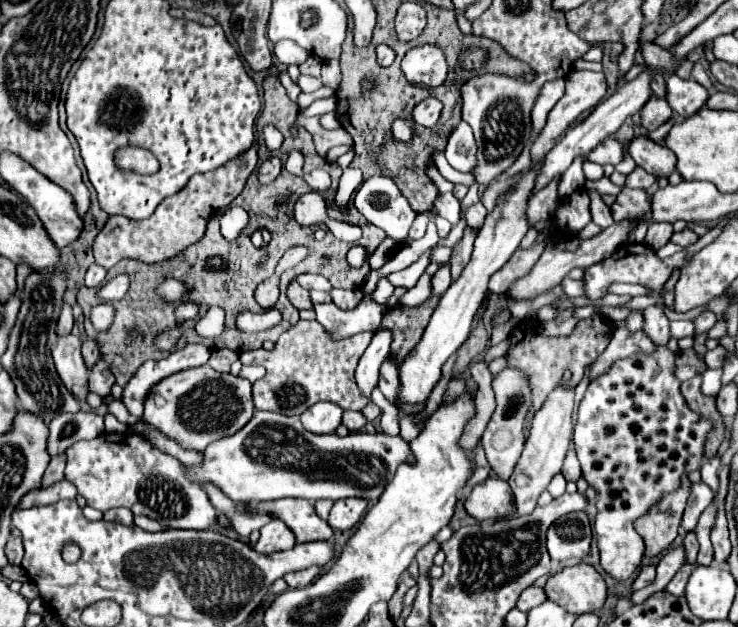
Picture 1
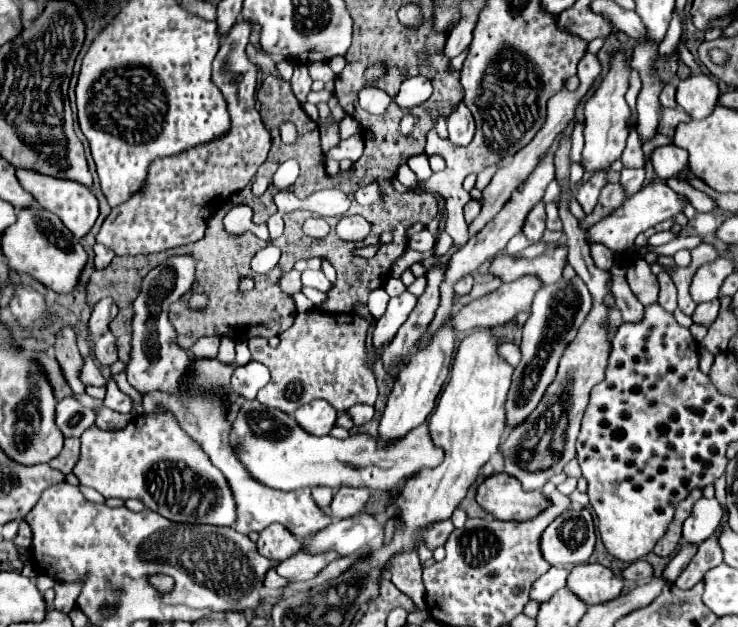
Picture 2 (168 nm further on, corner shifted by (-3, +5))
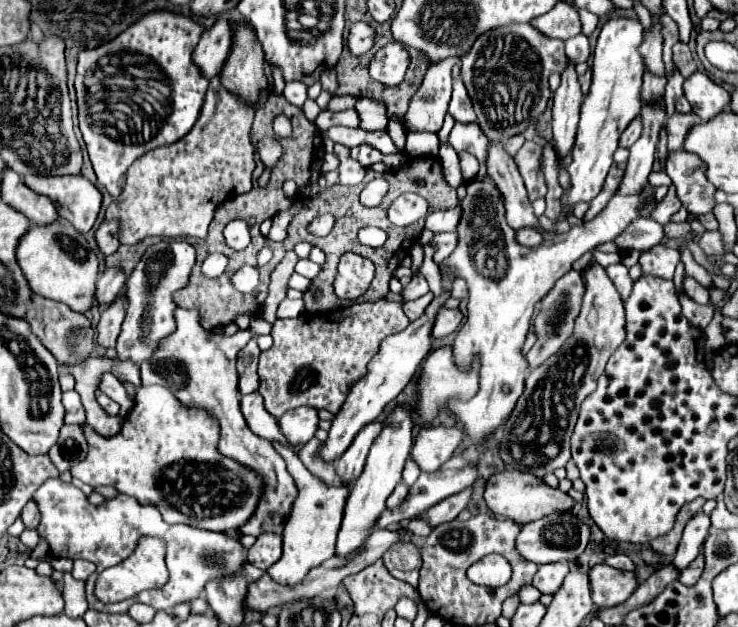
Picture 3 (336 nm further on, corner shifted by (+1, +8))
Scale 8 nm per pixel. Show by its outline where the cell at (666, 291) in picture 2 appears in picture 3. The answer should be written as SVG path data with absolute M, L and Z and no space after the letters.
M658 244L658 248L648 250L640 256L640 266L642 266L642 276L650 274L656 278L672 280L674 268L680 262L680 252L676 248L670 248L666 244Z

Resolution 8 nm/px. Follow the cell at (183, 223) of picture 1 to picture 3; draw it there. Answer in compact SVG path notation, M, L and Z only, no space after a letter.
M220 74L210 80L210 88L206 92L204 112L196 122L196 128L184 140L178 140L170 146L154 148L146 152L128 168L126 184L122 194L108 206L106 220L116 220L118 226L118 240L120 244L138 244L148 236L164 236L164 238L180 238L180 236L207 236L208 224L212 222L214 210L226 200L236 194L249 192L253 185L252 173L256 168L256 147L252 144L250 130L252 130L254 110L240 100L236 94L222 88Z

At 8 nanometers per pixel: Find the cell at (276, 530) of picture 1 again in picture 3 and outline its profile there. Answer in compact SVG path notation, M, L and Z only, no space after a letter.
M264 532L248 548L248 562L260 570L268 570L282 556L282 538L272 532Z

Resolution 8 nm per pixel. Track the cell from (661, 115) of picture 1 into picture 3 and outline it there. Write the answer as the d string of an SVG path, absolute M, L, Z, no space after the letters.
M674 114L666 120L666 132L668 132L668 150L682 150L684 136L688 134L688 128L692 124L698 124L700 118L696 114Z

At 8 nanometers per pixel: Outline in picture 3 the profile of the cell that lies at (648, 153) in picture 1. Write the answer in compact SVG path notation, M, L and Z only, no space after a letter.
M668 152L666 158L666 174L672 178L676 186L676 194L682 206L690 214L708 214L714 208L714 192L716 188L708 184L704 176L704 164L700 164L696 154Z

